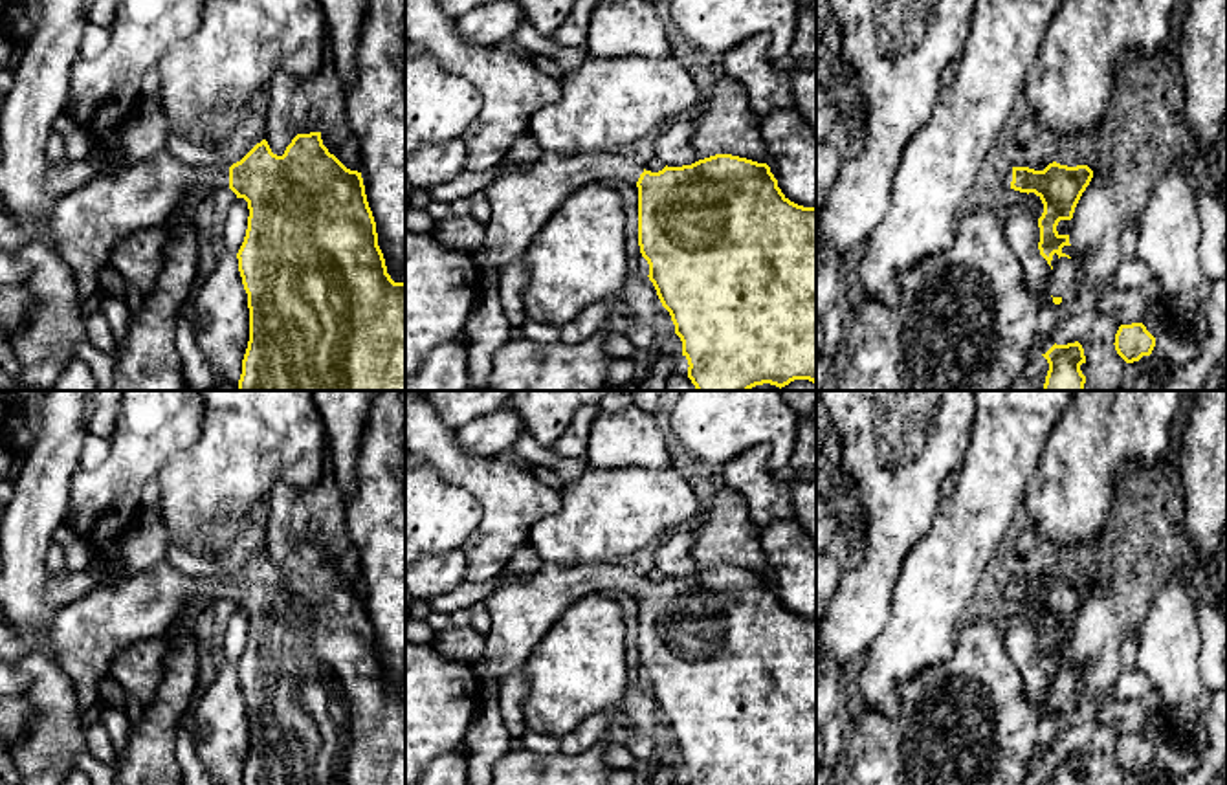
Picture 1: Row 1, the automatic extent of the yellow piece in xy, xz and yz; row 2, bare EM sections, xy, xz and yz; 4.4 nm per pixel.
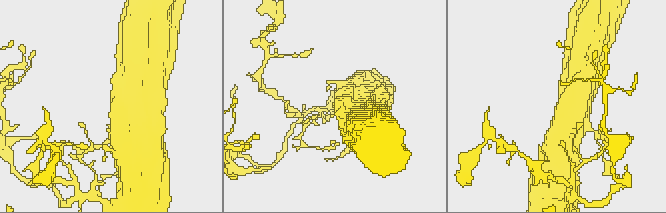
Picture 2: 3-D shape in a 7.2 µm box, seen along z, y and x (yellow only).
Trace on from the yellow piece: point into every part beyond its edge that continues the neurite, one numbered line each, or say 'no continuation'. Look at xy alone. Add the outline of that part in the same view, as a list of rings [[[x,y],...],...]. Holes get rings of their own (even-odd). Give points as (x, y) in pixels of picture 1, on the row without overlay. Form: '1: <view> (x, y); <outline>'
1: xy (87, 635); [[[163,559],[117,581],[97,583],[83,598],[57,607],[50,649],[72,679],[79,708],[97,704],[99,682],[119,653],[141,640],[165,638],[202,598],[229,598],[229,580],[193,578]]]

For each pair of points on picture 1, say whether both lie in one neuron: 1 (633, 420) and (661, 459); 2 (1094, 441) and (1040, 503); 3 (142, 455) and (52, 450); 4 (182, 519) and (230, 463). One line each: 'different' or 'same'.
1: same
2: same
3: different
4: same

